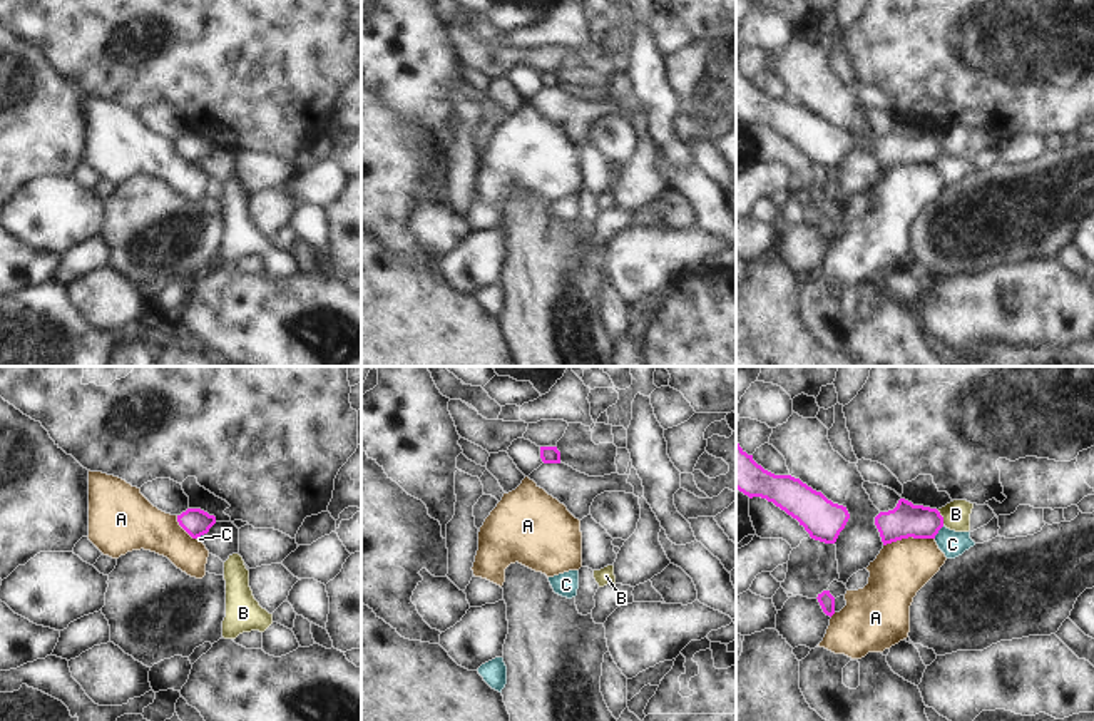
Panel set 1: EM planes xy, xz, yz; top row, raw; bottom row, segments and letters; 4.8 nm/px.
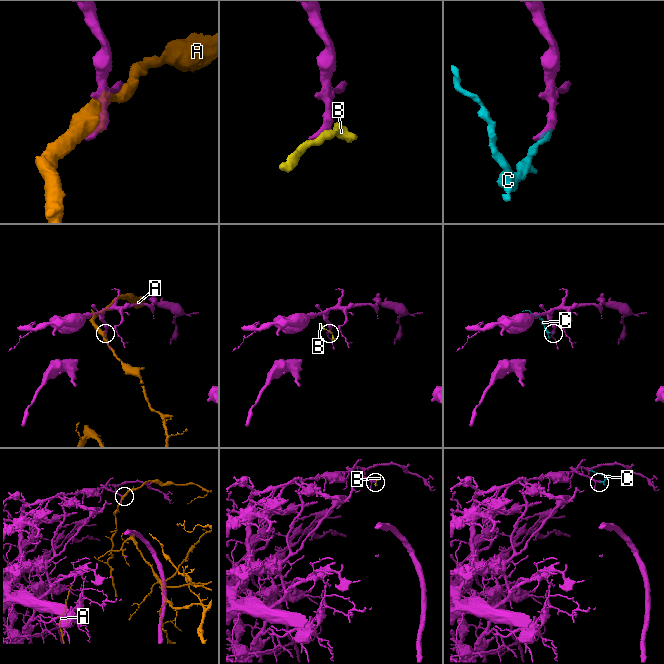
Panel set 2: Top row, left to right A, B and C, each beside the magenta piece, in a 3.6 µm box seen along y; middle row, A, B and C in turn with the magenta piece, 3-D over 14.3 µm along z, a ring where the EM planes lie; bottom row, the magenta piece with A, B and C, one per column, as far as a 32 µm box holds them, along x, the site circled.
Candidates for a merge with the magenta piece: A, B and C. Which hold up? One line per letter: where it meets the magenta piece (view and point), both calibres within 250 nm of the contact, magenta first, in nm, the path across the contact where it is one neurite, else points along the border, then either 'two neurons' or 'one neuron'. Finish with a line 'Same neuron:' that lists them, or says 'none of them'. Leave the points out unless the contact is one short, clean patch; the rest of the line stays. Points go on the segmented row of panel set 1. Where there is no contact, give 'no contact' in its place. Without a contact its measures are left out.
A: meets magenta in yz at (909, 536); 160 nm thick on the magenta side, 260 nm on the other; two neurons
B: meets magenta in yz at (942, 517); 160 nm thick on the magenta side, 130 nm on the other; border along yz (937, 511), (944, 524); two neurons
C: meets magenta in yz at (937, 532); 160 nm thick on the magenta side, 120 nm on the other; border along yz (944, 526), (934, 537); two neurons
Same neuron: none of them

